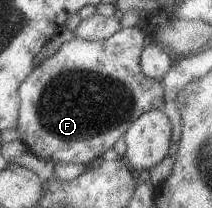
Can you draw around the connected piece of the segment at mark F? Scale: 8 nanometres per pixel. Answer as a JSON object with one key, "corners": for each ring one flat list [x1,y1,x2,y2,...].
{"corners":[[138,27,122,28,112,37,89,40,75,36,51,57,47,57,21,83,18,90,20,109,18,130,21,140,35,156,47,162,93,164,126,135,143,113,164,108,164,86,161,80,143,73,140,58,145,48,145,33]]}

